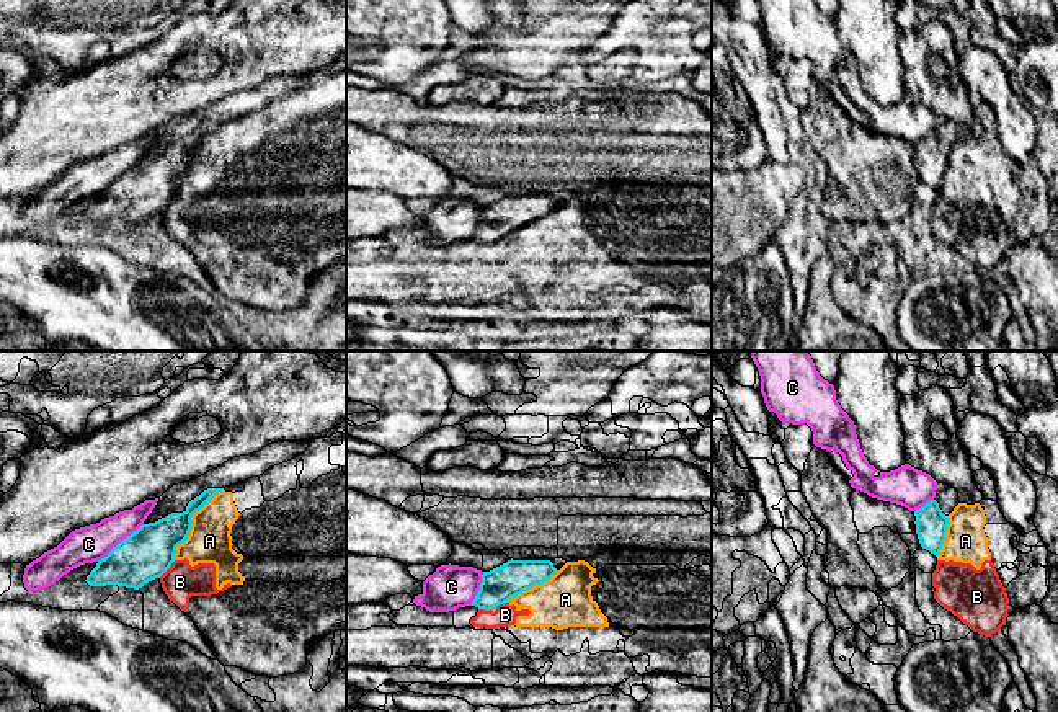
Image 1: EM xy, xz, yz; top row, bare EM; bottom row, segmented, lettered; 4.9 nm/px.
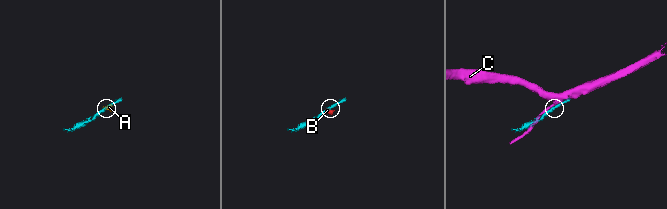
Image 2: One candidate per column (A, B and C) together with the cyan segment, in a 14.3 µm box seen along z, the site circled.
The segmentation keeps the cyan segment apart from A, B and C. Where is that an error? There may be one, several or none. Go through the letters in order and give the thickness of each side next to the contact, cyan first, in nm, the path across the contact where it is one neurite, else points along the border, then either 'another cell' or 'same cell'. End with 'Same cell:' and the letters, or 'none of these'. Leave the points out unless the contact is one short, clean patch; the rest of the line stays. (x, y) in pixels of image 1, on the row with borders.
A: 240/220 nm | another cell
B: 260/180 nm | another cell
C: 260/180 nm | another cell
Same cell: none of these

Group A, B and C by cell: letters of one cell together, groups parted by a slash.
A B / C

